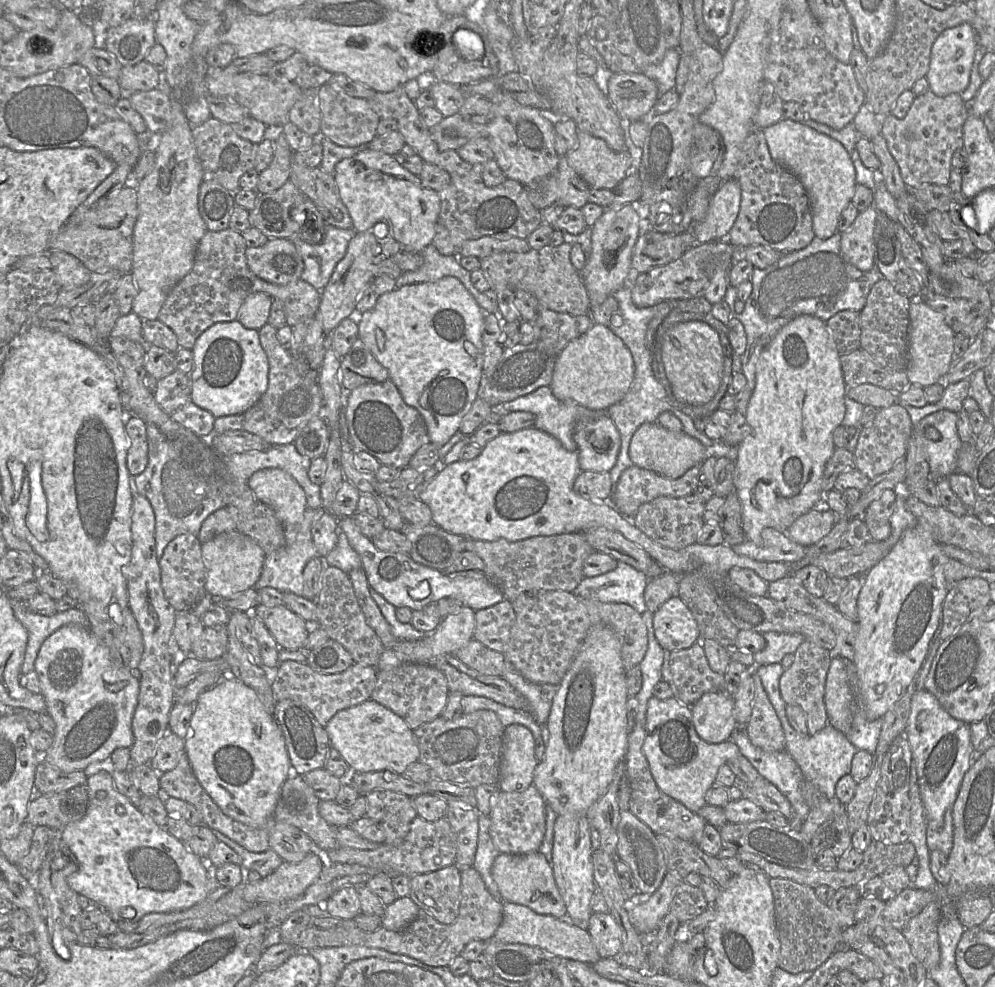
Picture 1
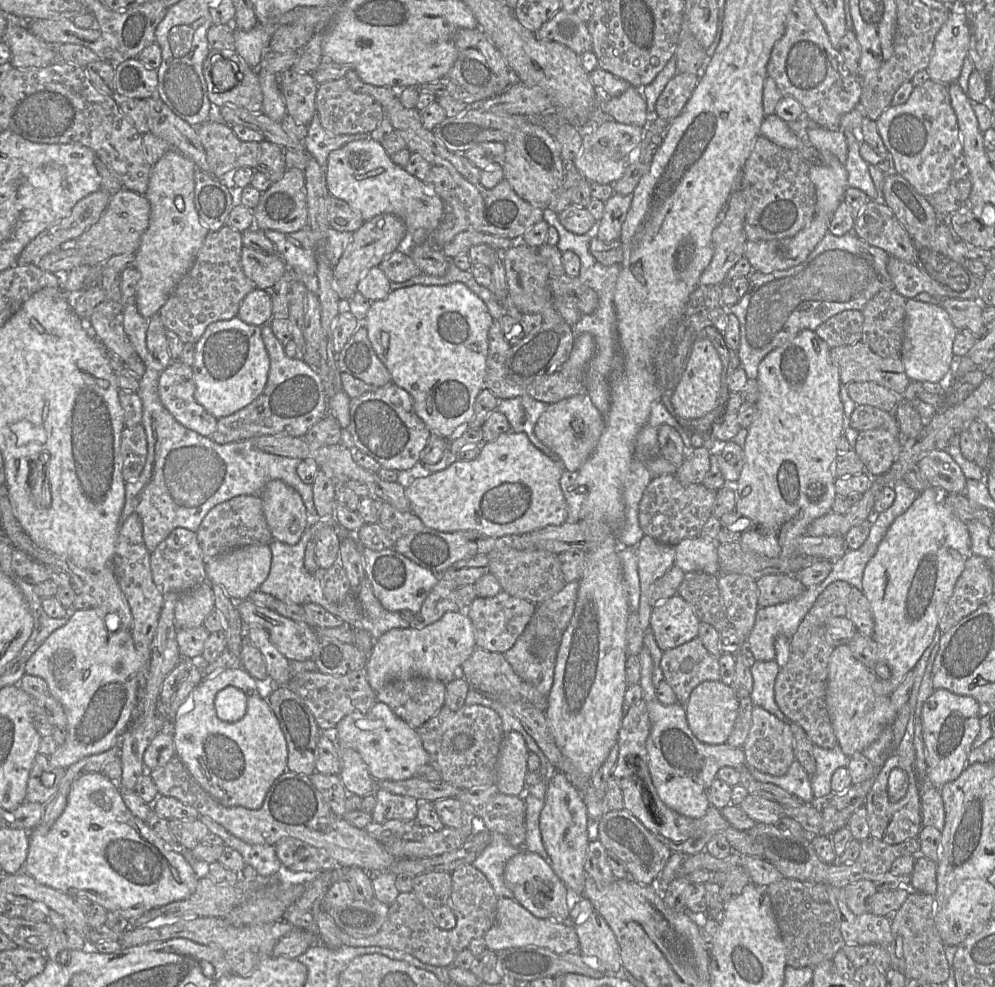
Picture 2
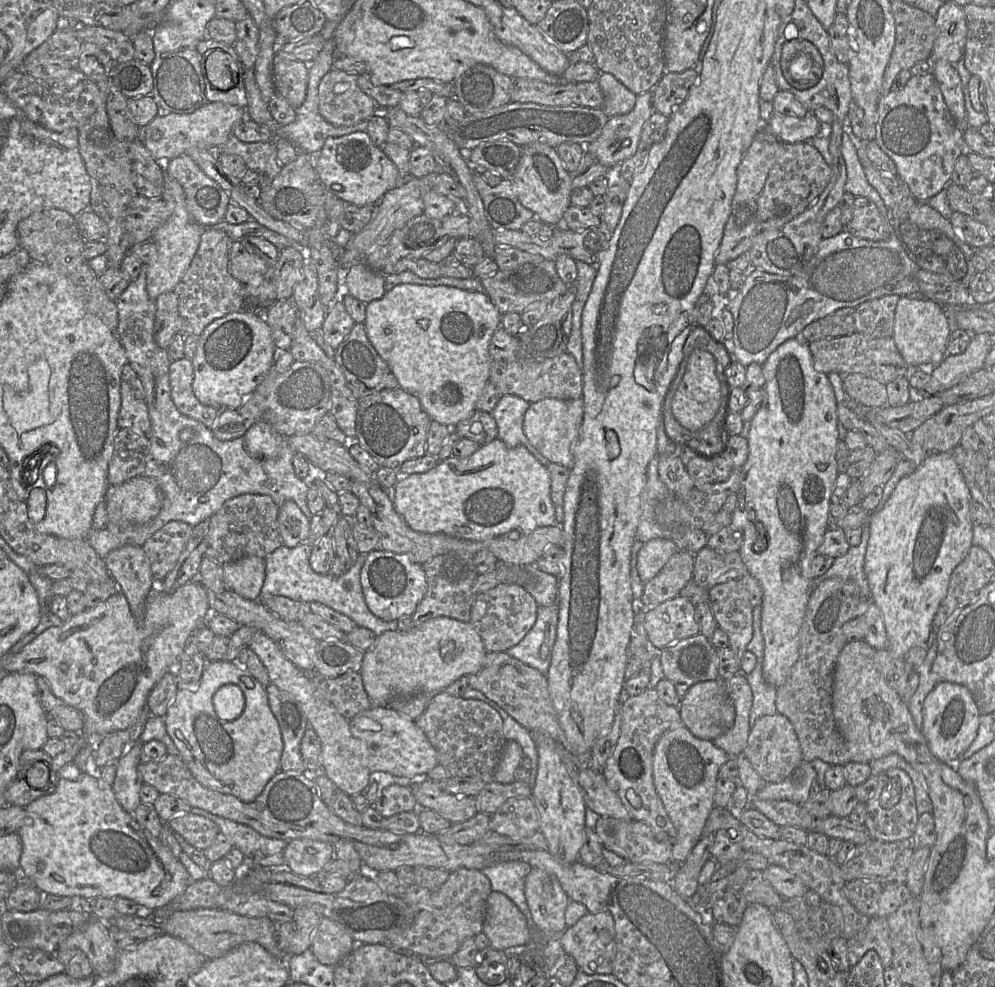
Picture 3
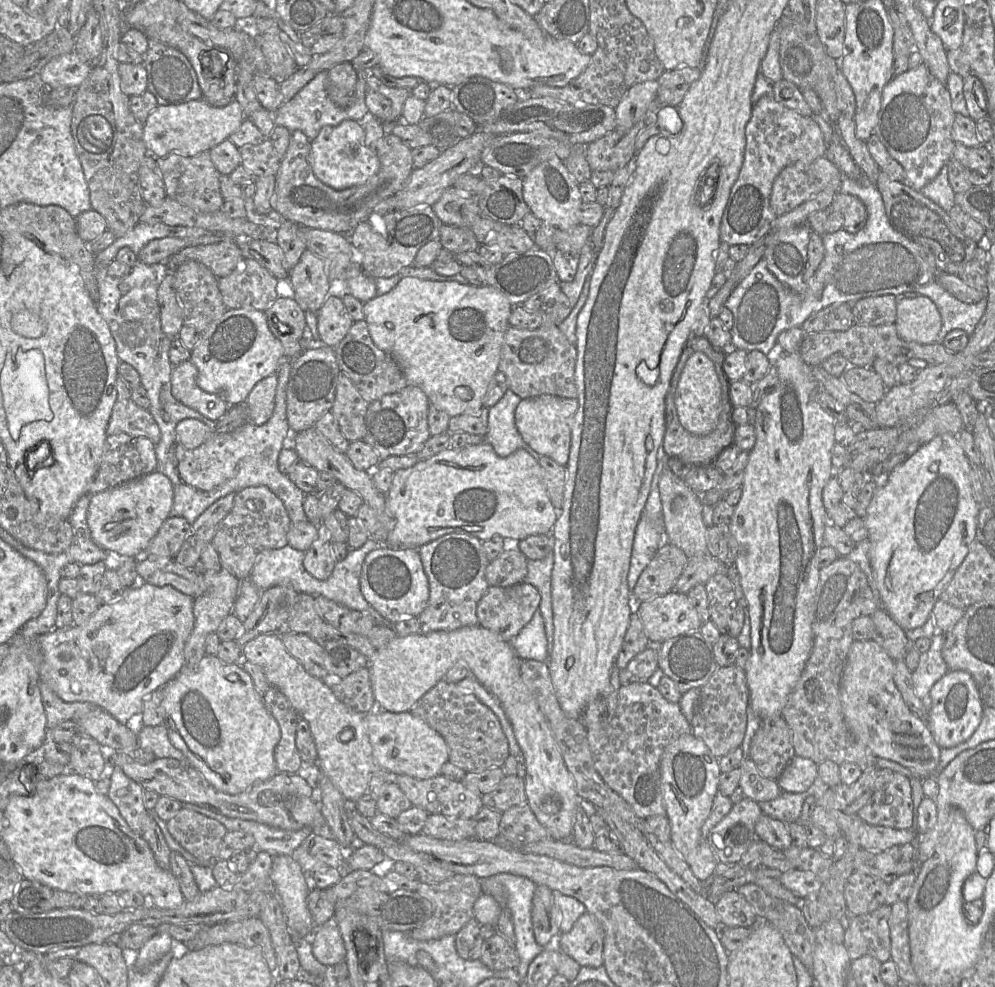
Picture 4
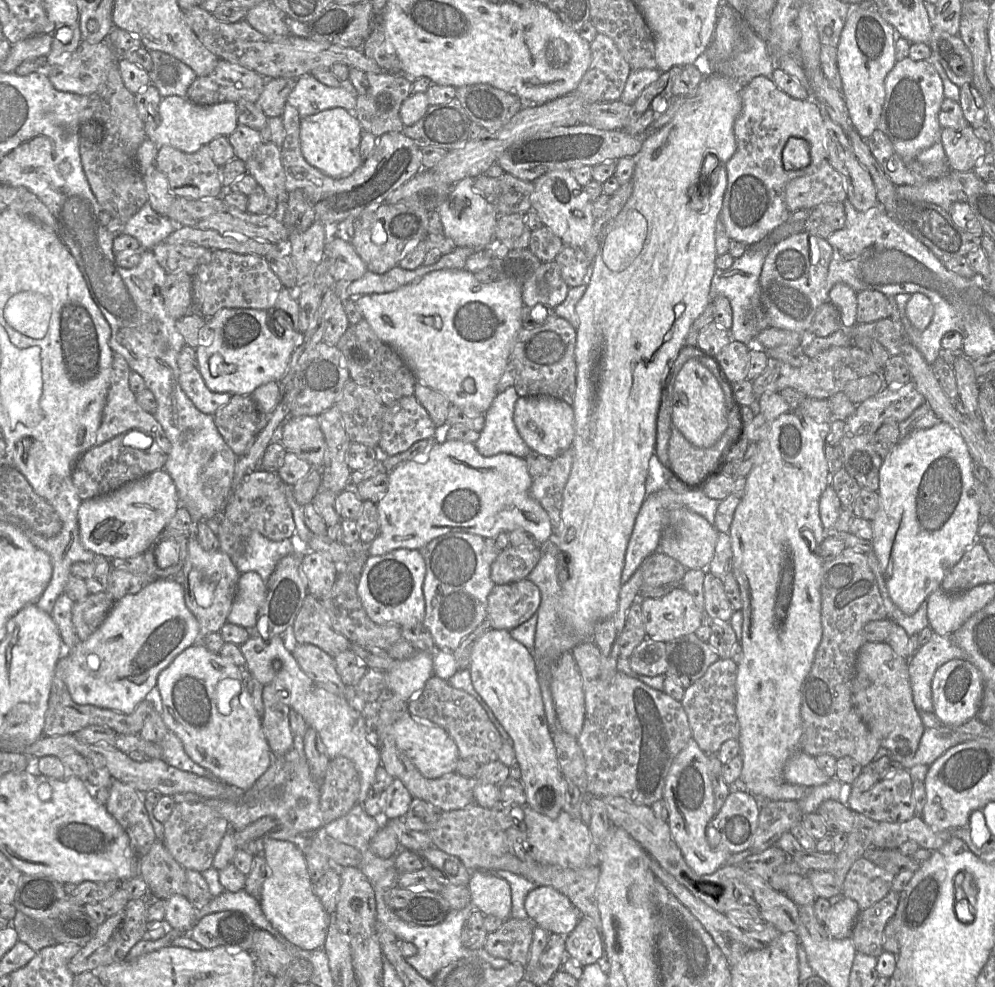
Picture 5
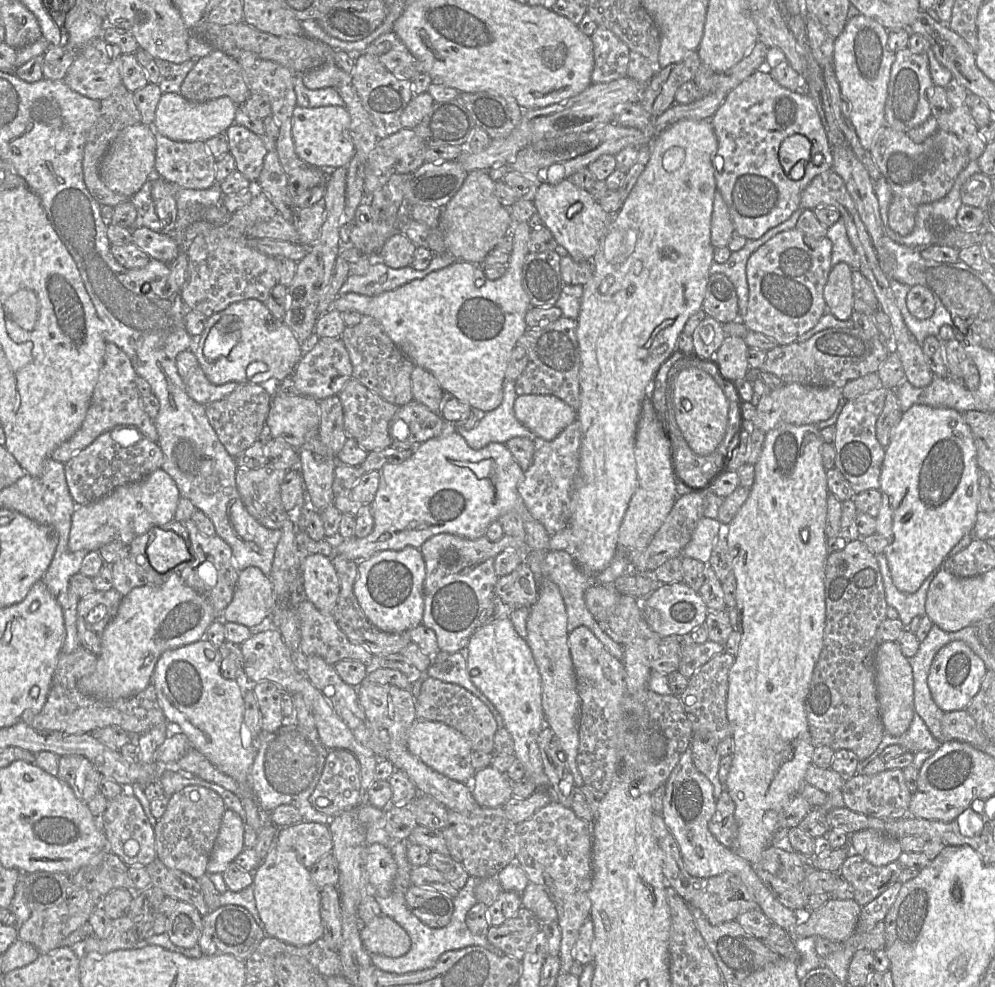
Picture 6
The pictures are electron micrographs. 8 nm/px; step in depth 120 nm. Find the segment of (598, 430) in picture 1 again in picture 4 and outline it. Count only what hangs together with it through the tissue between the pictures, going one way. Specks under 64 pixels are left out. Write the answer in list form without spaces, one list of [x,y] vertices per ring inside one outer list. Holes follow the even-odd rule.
[[[554,395],[522,399],[515,410],[515,425],[523,440],[536,453],[566,466],[571,448],[572,423],[578,406],[576,398],[561,398]]]

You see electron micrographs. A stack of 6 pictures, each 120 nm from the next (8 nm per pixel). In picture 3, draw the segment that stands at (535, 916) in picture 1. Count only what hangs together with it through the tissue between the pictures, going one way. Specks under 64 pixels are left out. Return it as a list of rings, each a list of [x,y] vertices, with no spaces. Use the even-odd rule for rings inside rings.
[[[497,891],[488,896],[482,930],[496,950],[526,945],[532,938],[526,916],[509,897]]]

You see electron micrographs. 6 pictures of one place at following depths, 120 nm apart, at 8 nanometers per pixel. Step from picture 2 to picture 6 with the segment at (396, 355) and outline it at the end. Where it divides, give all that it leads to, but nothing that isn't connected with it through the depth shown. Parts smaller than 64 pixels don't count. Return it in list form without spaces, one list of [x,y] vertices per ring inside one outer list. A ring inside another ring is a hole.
[[[511,220],[511,235],[513,237],[513,250],[511,252],[509,262],[507,263],[507,267],[506,267],[507,270],[506,270],[505,274],[501,278],[499,278],[497,280],[489,280],[489,279],[487,279],[485,277],[485,274],[484,274],[484,269],[481,266],[473,264],[473,263],[470,263],[470,262],[467,262],[467,261],[457,260],[457,261],[455,261],[454,263],[452,263],[451,265],[449,265],[447,267],[444,267],[444,268],[442,268],[440,270],[431,272],[430,274],[428,274],[423,279],[412,280],[411,282],[409,282],[409,283],[407,283],[407,284],[405,284],[405,285],[403,285],[403,286],[401,286],[401,287],[399,287],[399,288],[397,288],[395,290],[388,291],[388,292],[383,292],[383,293],[381,293],[379,295],[376,295],[376,296],[365,296],[365,295],[361,295],[361,294],[356,294],[356,293],[348,293],[348,294],[345,294],[344,296],[339,296],[333,302],[332,309],[335,309],[335,310],[337,310],[337,311],[339,311],[341,313],[344,313],[346,311],[357,311],[361,315],[372,316],[373,318],[378,320],[380,322],[380,324],[382,325],[382,327],[384,328],[384,330],[387,333],[387,335],[401,349],[401,351],[413,362],[413,364],[415,366],[422,367],[422,368],[426,369],[427,371],[429,371],[437,379],[437,381],[438,381],[439,385],[441,386],[441,388],[443,389],[443,391],[449,392],[449,393],[453,394],[456,398],[458,398],[459,400],[467,403],[472,408],[472,411],[481,412],[481,413],[487,413],[489,411],[492,411],[492,410],[496,409],[501,404],[501,402],[503,400],[503,385],[504,385],[504,382],[505,382],[505,372],[506,372],[506,369],[508,367],[508,364],[509,364],[509,361],[510,361],[510,358],[511,358],[511,355],[512,355],[512,351],[513,351],[514,347],[516,346],[516,343],[517,343],[518,339],[528,329],[528,327],[526,325],[526,322],[525,322],[525,316],[526,316],[527,311],[531,308],[531,303],[530,303],[529,297],[526,294],[526,292],[525,292],[525,290],[523,288],[523,285],[522,285],[522,267],[523,267],[525,258],[526,258],[527,254],[529,253],[529,237],[530,237],[530,232],[531,232],[531,229],[530,229],[530,227],[529,227],[527,222],[517,223],[515,228],[512,229],[512,220]]]

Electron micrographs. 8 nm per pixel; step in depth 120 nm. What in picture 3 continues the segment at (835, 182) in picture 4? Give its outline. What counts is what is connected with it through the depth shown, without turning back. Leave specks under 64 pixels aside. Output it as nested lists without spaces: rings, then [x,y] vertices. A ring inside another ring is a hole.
[[[810,142],[782,143],[757,198],[759,230],[780,228],[810,207],[827,186],[831,168]]]

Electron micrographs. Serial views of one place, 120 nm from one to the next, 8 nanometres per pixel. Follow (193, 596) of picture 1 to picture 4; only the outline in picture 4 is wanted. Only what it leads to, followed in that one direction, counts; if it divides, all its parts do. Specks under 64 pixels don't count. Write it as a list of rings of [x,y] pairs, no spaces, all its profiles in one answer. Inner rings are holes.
[[[168,517],[151,540],[143,556],[175,560],[190,530],[191,524],[185,518]]]

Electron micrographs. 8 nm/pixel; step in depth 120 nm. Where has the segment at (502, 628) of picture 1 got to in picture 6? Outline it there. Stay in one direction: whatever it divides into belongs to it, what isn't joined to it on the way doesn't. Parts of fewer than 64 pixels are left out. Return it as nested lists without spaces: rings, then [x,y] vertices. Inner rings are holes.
[[[526,561],[498,579],[494,595],[517,608],[531,607],[539,594],[539,582]]]

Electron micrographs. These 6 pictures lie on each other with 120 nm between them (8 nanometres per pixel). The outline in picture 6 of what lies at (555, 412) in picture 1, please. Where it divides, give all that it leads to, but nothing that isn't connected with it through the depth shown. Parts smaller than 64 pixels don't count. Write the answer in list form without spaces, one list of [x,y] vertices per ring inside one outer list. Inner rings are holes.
[[[505,381],[501,404],[492,411],[481,413],[482,417],[473,429],[455,428],[456,432],[474,450],[480,450],[490,443],[506,444],[514,437],[532,439],[532,433],[515,416],[514,402],[517,396],[515,381]]]

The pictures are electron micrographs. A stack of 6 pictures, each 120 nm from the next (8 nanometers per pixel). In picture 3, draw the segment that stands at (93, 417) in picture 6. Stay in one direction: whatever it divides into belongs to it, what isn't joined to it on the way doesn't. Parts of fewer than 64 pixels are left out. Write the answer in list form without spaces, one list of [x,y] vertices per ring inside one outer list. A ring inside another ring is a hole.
[[[128,382],[120,384],[121,406],[118,427],[127,428],[148,435],[151,422],[145,401],[137,400]]]

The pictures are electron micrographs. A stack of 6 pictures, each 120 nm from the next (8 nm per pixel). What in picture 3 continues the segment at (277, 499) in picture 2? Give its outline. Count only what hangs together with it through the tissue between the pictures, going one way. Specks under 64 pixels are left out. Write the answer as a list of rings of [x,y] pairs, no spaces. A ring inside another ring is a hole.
[[[291,500],[279,507],[277,524],[281,541],[288,548],[304,543],[310,533],[310,520]]]

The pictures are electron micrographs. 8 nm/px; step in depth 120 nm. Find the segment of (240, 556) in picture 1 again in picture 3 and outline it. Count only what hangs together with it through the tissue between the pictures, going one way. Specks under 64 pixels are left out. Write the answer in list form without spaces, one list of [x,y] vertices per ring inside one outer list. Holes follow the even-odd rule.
[[[247,556],[224,564],[222,567],[223,582],[226,589],[247,600],[259,600],[265,579],[265,559]]]

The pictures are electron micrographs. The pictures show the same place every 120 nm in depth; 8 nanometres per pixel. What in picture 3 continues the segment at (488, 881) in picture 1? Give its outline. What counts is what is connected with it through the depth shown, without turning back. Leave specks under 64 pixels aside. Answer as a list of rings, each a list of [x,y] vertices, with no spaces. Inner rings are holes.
[[[507,861],[507,862],[498,862],[491,864],[483,868],[481,871],[489,879],[491,883],[491,889],[493,891],[501,892],[505,894],[507,897],[509,897],[517,905],[517,907],[521,910],[521,912],[526,916],[528,924],[532,930],[532,938],[528,944],[557,942],[557,941],[545,941],[541,933],[538,933],[538,931],[535,930],[532,924],[532,917],[525,896],[525,880],[531,868],[532,867],[526,862]]]

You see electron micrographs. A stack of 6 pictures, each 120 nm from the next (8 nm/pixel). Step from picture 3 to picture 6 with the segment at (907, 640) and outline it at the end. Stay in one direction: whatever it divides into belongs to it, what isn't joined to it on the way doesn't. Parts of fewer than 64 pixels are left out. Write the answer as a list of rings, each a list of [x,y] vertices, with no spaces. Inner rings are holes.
[[[915,404],[902,413],[899,423],[891,431],[889,445],[885,448],[884,459],[880,473],[880,488],[882,504],[876,519],[876,532],[884,537],[887,545],[884,548],[891,578],[895,587],[903,593],[912,594],[923,584],[925,579],[934,571],[943,569],[942,564],[948,558],[952,548],[966,535],[972,534],[979,511],[979,482],[976,458],[976,446],[970,427],[962,413],[949,408],[934,408],[923,404]]]

